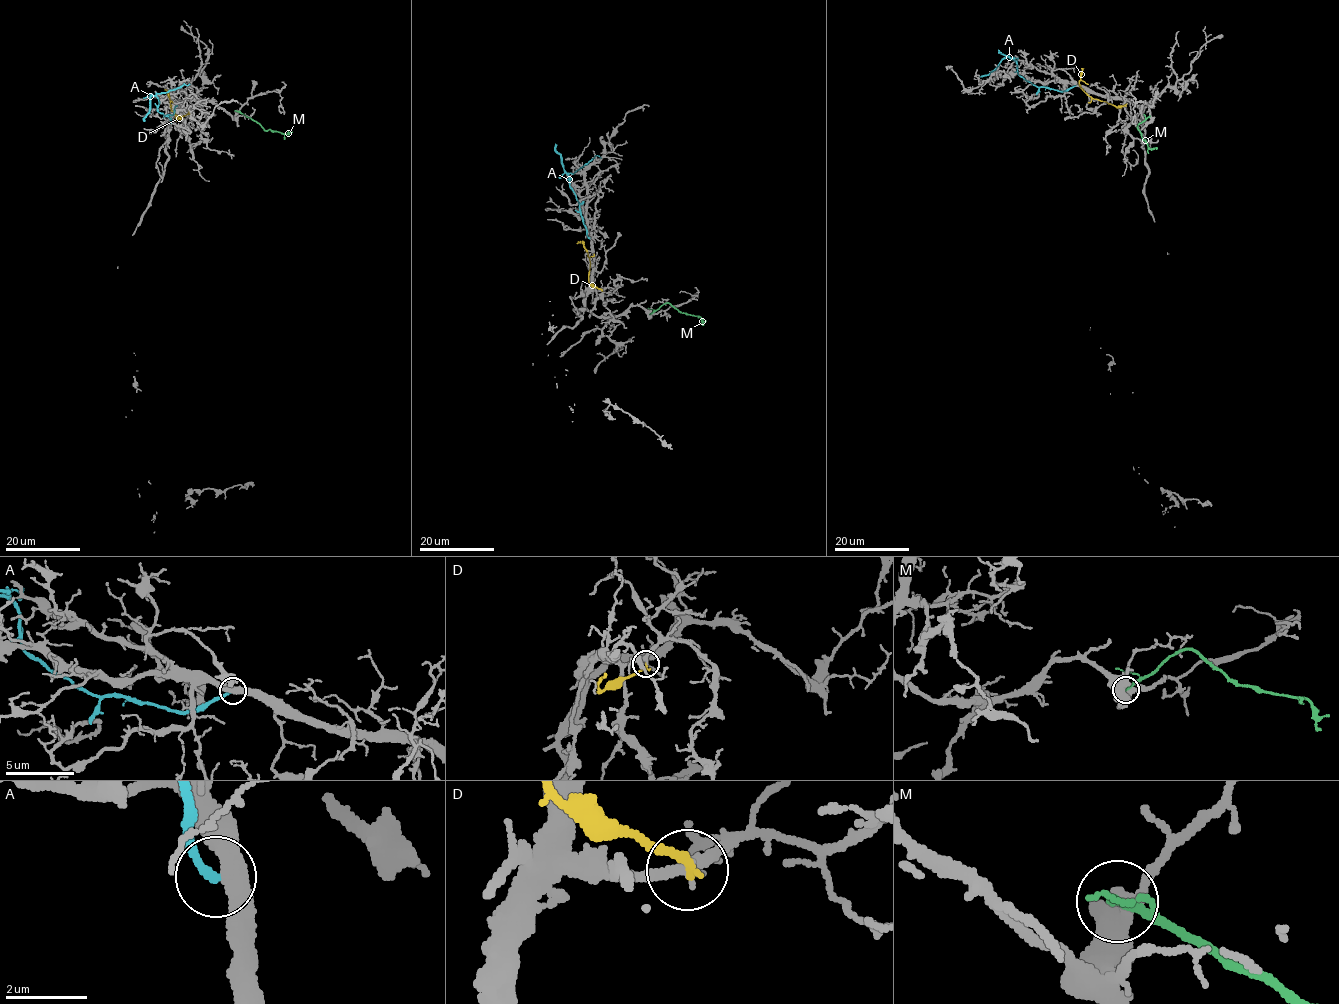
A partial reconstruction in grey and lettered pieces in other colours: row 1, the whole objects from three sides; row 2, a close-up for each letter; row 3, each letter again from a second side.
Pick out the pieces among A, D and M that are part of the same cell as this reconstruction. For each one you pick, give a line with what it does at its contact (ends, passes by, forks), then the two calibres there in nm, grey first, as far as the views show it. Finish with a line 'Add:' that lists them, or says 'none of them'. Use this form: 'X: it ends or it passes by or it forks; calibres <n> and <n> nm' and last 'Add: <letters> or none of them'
Add: none of them

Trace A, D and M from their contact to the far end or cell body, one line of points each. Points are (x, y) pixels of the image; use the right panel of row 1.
A: (1075, 85), (1061, 91), (1038, 87), (1018, 74), (1017, 65), (1009, 57), (987, 75), (979, 76)
D: (1126, 104), (1117, 107), (1091, 98), (1079, 83), (1084, 69)
M: (1149, 116), (1137, 128), (1148, 148), (1157, 148)

